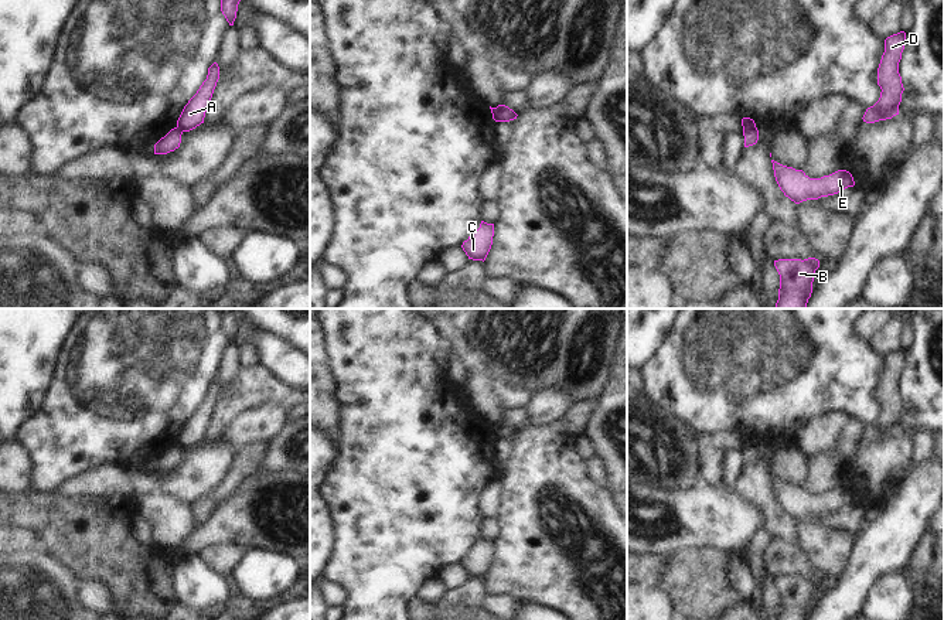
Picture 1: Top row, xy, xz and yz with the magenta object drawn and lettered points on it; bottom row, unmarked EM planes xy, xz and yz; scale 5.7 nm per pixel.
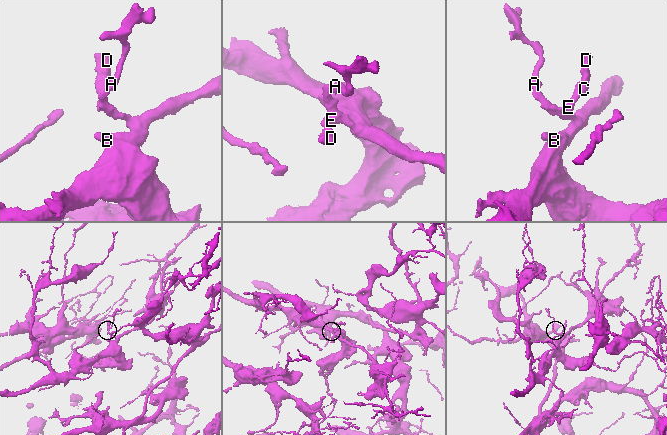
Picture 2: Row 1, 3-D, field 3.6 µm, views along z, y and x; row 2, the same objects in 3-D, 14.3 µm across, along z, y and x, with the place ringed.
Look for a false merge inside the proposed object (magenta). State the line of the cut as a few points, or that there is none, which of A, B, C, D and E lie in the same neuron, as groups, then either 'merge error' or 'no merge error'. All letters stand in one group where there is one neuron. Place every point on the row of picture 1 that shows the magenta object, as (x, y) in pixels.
yz (755, 126), (743, 129) | A / B C D E | merge error

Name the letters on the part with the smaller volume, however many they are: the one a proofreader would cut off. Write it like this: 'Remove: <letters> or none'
Remove: A

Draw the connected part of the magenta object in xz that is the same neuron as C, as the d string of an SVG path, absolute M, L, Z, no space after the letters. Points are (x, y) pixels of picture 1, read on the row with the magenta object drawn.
M481 221L480 228L463 242L461 248L473 260L485 260L494 236L494 224Z

